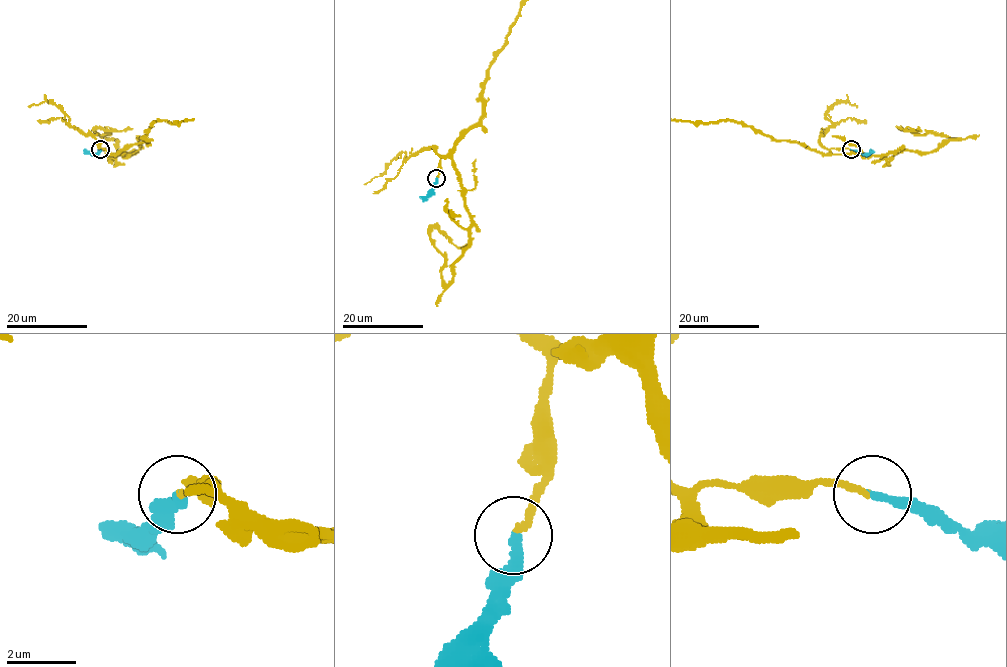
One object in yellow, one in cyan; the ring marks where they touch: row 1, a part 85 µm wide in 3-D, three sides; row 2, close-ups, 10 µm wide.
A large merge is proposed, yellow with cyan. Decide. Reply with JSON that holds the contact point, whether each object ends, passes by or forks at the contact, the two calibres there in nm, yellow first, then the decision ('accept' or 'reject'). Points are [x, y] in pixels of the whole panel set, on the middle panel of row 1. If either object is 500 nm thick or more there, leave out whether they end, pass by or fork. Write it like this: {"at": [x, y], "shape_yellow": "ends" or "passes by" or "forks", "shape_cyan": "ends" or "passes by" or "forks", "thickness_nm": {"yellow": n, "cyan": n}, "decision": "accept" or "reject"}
{"at": [436, 178], "shape_yellow": "ends", "shape_cyan": "ends", "thickness_nm": {"yellow": 170, "cyan": 280}, "decision": "accept"}

